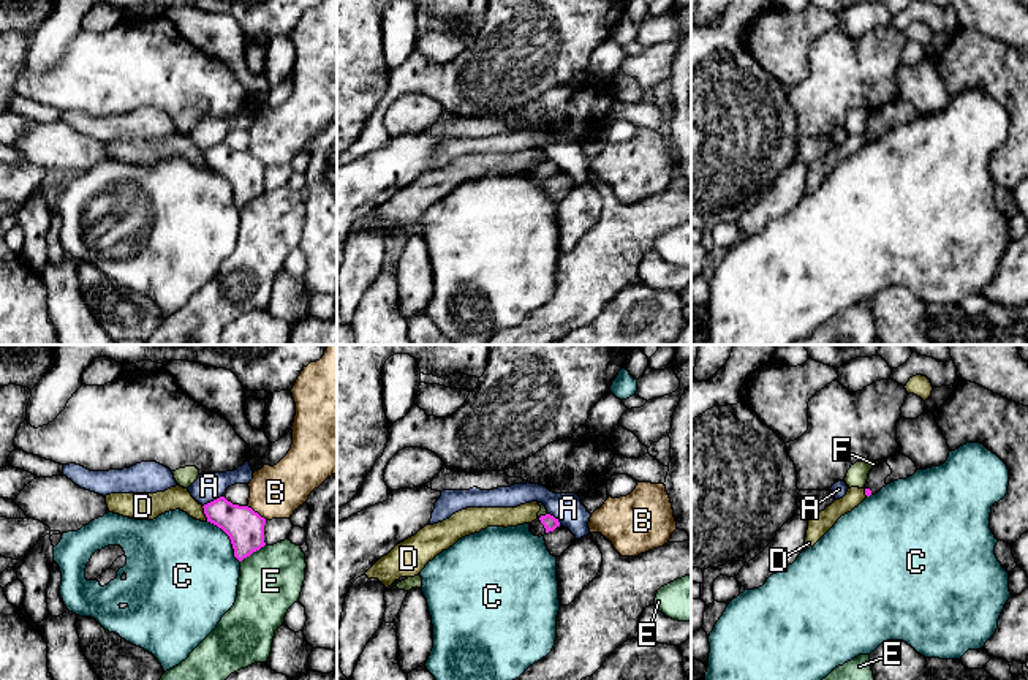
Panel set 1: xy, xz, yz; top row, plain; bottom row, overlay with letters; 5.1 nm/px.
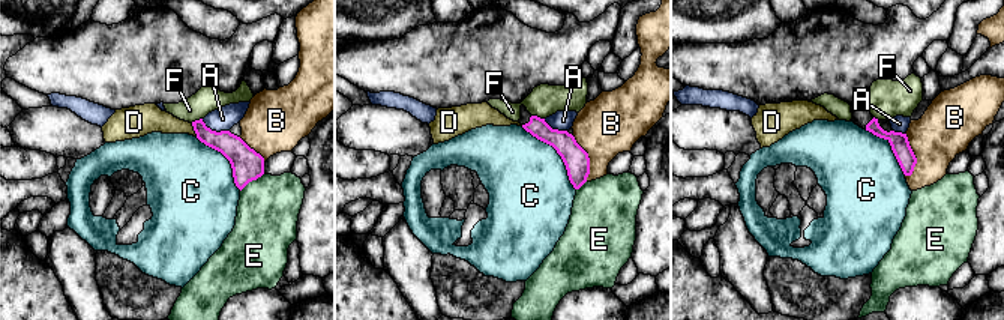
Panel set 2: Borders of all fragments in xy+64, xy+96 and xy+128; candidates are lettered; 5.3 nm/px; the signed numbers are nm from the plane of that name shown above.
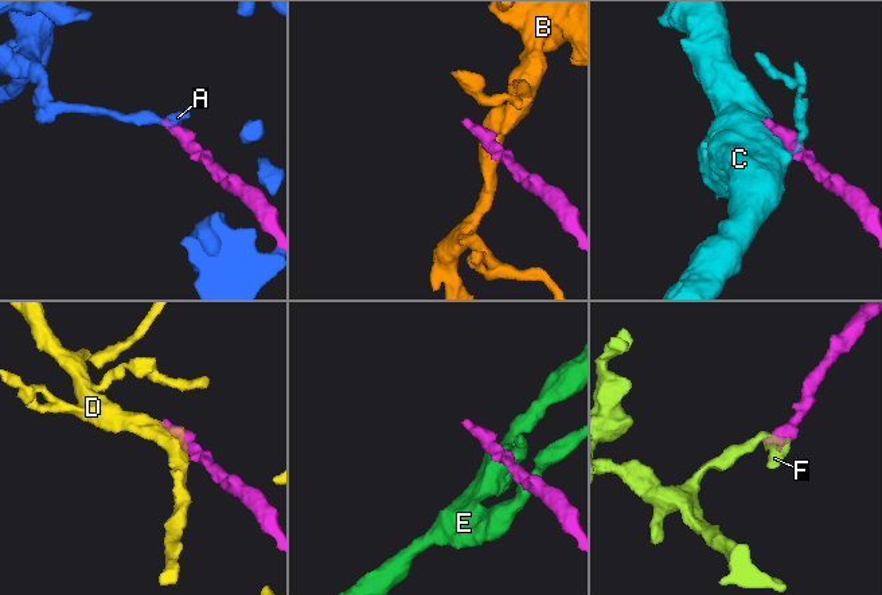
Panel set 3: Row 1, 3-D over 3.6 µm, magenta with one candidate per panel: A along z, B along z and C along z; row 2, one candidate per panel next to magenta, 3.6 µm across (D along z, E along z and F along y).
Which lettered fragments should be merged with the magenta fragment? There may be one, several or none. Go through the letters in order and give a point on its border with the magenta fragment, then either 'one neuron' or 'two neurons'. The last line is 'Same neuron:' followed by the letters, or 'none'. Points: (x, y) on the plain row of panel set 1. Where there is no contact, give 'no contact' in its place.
A: xy (214, 146) | two neurons
B: xy (256, 158) | two neurons
C: xy (230, 184) | two neurons
D: xy (204, 158) | two neurons
E: xy (252, 198) | two neurons
F: xz (543, 162) | two neurons
Same neuron: none

